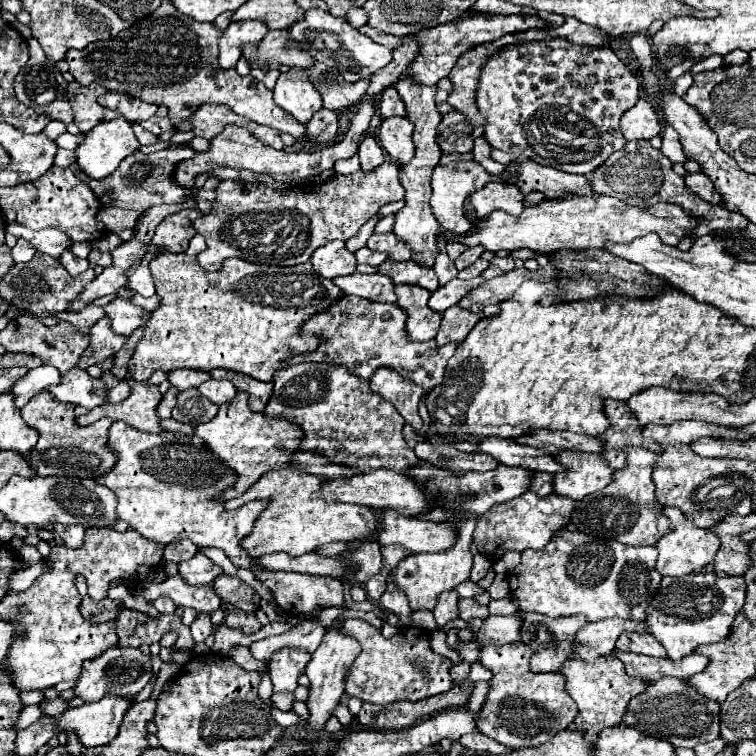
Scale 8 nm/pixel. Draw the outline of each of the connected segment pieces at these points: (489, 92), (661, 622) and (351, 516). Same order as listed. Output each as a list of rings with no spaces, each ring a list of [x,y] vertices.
[[[553,38],[547,42],[527,42],[521,44],[519,48],[505,48],[503,52],[497,52],[489,58],[489,62],[483,66],[483,76],[477,88],[477,106],[479,112],[483,114],[483,118],[487,120],[485,124],[485,140],[491,144],[491,148],[503,150],[503,152],[511,152],[511,154],[521,154],[529,160],[535,160],[543,166],[551,166],[569,174],[591,174],[595,168],[599,168],[613,152],[621,150],[625,146],[627,140],[623,140],[621,132],[619,132],[619,118],[633,108],[633,104],[637,104],[639,100],[639,82],[637,78],[627,70],[627,66],[615,56],[615,52],[609,46],[597,48],[597,46],[577,46],[571,44],[563,38]]]
[[[709,564],[707,572],[695,576],[665,576],[651,608],[647,610],[647,626],[651,634],[665,646],[671,660],[681,660],[695,652],[697,646],[723,642],[731,634],[737,612],[745,604],[745,580],[741,576],[719,578],[715,566]]]
[[[281,468],[275,472],[267,472],[263,480],[259,480],[251,490],[235,500],[227,500],[225,508],[233,510],[243,506],[251,500],[269,498],[269,506],[261,512],[255,528],[247,540],[243,540],[243,548],[253,556],[265,556],[273,552],[285,552],[289,556],[301,556],[307,552],[315,552],[319,546],[331,542],[359,542],[369,540],[377,534],[379,528],[379,514],[367,516],[367,506],[357,504],[341,504],[341,502],[327,502],[323,498],[315,498],[313,494],[325,484],[325,478],[303,470]]]

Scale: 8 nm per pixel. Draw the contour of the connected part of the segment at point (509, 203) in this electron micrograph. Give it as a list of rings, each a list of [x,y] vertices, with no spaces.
[[[489,182],[485,184],[485,188],[473,192],[469,198],[471,198],[471,206],[475,208],[477,220],[487,218],[493,210],[503,210],[511,216],[519,216],[525,208],[523,206],[525,196],[511,184],[503,184],[503,182]]]

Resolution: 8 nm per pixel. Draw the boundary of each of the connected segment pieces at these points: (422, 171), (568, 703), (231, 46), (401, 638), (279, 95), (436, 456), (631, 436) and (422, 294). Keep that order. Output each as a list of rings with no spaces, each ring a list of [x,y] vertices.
[[[407,72],[399,80],[395,90],[399,92],[399,96],[405,102],[407,118],[415,124],[415,132],[413,132],[415,156],[413,156],[413,160],[409,164],[405,164],[399,170],[399,178],[401,178],[401,184],[405,188],[405,202],[407,204],[405,204],[405,208],[401,208],[397,212],[393,232],[397,234],[399,240],[407,242],[413,248],[413,260],[419,260],[419,264],[433,266],[435,252],[437,252],[437,226],[439,226],[439,222],[435,220],[435,216],[431,212],[431,204],[429,204],[429,198],[431,198],[431,172],[433,172],[433,168],[437,166],[437,162],[439,162],[439,158],[443,154],[441,148],[439,148],[439,142],[437,142],[437,134],[439,134],[437,126],[443,120],[443,116],[439,114],[437,104],[435,104],[435,90],[437,88],[417,84],[413,80],[413,74]]]
[[[507,644],[507,646],[483,646],[479,662],[493,672],[491,690],[487,700],[479,712],[477,728],[481,734],[491,736],[493,740],[505,744],[507,748],[533,748],[547,744],[555,734],[563,732],[577,716],[575,702],[569,698],[565,690],[565,678],[561,674],[537,674],[529,668],[529,660],[533,656],[533,648],[527,644]]]
[[[241,20],[231,22],[229,28],[219,38],[219,64],[229,70],[235,68],[243,56],[243,48],[251,42],[259,44],[267,34],[267,24],[263,20]]]
[[[353,618],[343,622],[343,632],[357,638],[363,648],[357,660],[351,664],[351,672],[345,682],[347,696],[355,696],[371,704],[391,704],[397,700],[423,700],[453,688],[453,680],[449,674],[453,662],[431,650],[427,630],[419,630],[413,626],[399,630],[393,638],[383,638],[381,630],[373,628],[365,620]]]
[[[289,68],[281,72],[273,88],[273,100],[301,124],[307,124],[311,116],[321,108],[321,94],[307,78],[301,78],[299,74],[307,74],[307,70]]]
[[[419,442],[415,454],[419,460],[427,460],[435,468],[447,468],[453,472],[487,472],[499,466],[499,462],[489,454],[465,454],[451,444]]]
[[[605,400],[605,414],[611,420],[611,426],[601,436],[605,440],[605,452],[603,458],[611,462],[613,470],[621,470],[627,466],[623,448],[627,446],[645,446],[655,452],[659,452],[659,444],[653,438],[645,438],[643,426],[635,418],[635,414],[629,410],[625,402],[617,400]]]
[[[399,284],[395,286],[397,304],[407,312],[407,334],[411,340],[433,340],[439,330],[441,314],[433,312],[427,306],[427,300],[431,296],[429,290],[415,286],[415,284]]]

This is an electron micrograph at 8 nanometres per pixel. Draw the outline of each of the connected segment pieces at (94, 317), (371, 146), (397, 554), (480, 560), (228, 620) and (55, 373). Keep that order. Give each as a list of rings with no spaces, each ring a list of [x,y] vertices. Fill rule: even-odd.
[[[93,306],[91,308],[85,308],[85,312],[55,312],[53,314],[55,318],[59,320],[65,320],[65,322],[71,322],[75,328],[79,328],[81,332],[89,332],[91,326],[105,316],[105,310],[101,306]]]
[[[365,136],[361,140],[359,162],[361,162],[361,170],[363,172],[371,172],[371,170],[375,170],[377,166],[381,166],[385,162],[383,150],[381,150],[381,146],[377,144],[377,140],[373,136]]]
[[[383,546],[383,548],[381,548],[381,552],[383,552],[383,564],[387,566],[385,574],[389,572],[389,568],[395,568],[395,566],[403,560],[403,556],[407,558],[409,554],[413,554],[411,550],[401,548],[401,546]]]
[[[481,552],[475,554],[475,564],[473,564],[473,574],[475,574],[475,580],[483,580],[491,568],[491,560],[487,560],[487,556],[483,556]]]
[[[233,608],[233,610],[225,616],[225,624],[227,624],[229,628],[237,628],[237,630],[241,630],[241,632],[245,632],[245,634],[253,634],[253,632],[257,632],[257,630],[261,628],[259,620],[255,618],[255,612],[243,612],[243,610],[239,610],[239,608]]]
[[[39,366],[27,372],[23,380],[11,390],[15,394],[15,406],[23,408],[35,394],[61,382],[61,372],[55,366]]]

